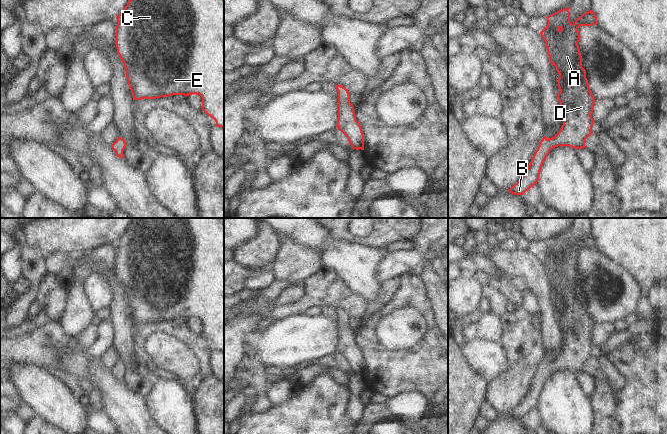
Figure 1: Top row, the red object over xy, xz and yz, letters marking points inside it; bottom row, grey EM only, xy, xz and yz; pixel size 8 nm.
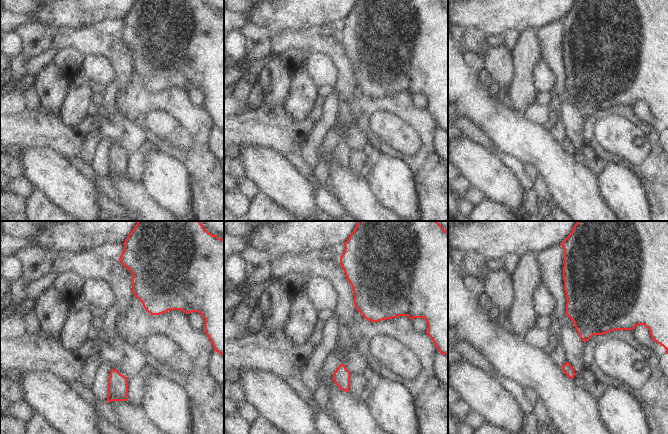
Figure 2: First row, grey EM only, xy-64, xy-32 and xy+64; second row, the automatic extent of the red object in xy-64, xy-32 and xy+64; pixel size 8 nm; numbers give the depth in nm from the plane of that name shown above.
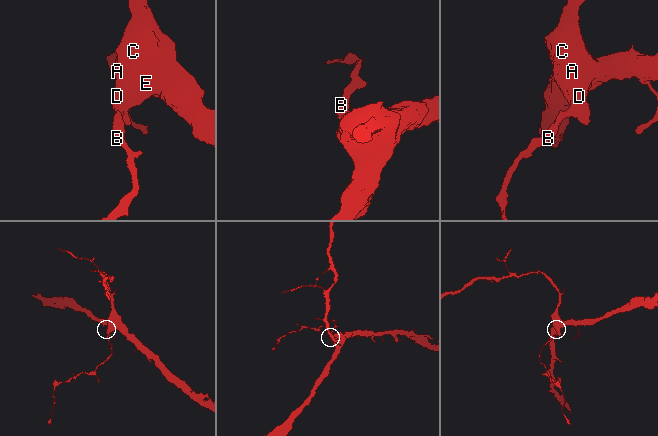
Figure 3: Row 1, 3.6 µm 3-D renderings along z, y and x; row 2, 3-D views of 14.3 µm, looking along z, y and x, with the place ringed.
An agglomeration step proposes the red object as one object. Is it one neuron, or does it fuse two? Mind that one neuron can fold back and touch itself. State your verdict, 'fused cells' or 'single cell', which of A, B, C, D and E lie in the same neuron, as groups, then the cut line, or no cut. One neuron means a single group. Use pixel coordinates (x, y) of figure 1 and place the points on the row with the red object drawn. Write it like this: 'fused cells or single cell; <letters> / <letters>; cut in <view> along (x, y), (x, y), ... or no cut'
single cell; A B C D E; no cut

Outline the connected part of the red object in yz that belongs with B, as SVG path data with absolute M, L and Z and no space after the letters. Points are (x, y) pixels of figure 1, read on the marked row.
M567 7L546 18L548 24L540 34L545 41L550 63L559 74L560 92L557 98L564 111L564 121L554 137L543 136L522 178L508 189L514 195L523 195L537 184L541 167L550 150L558 146L569 146L577 150L585 148L586 139L593 133L595 98L589 88L586 70L582 67L578 28L598 24L597 17L590 10L572 24Z

